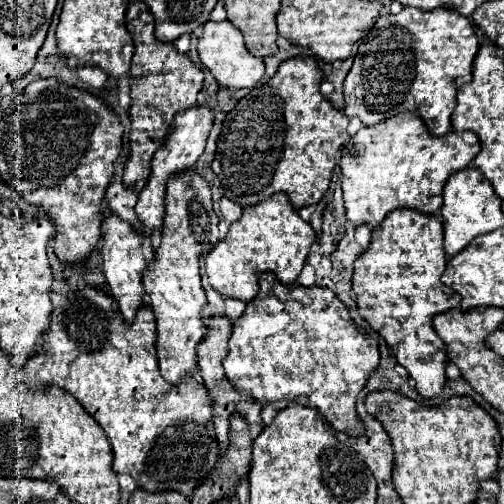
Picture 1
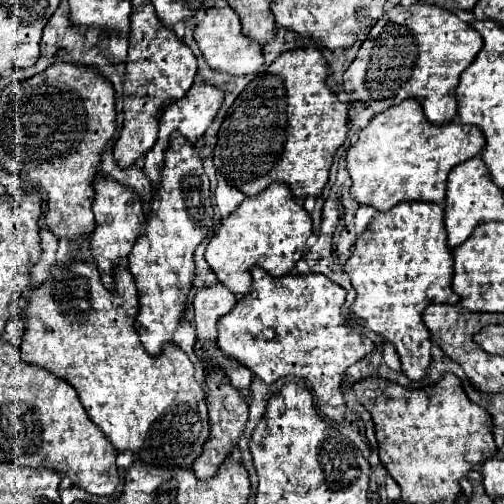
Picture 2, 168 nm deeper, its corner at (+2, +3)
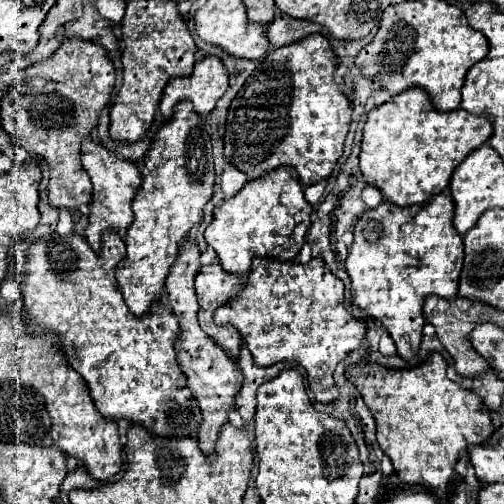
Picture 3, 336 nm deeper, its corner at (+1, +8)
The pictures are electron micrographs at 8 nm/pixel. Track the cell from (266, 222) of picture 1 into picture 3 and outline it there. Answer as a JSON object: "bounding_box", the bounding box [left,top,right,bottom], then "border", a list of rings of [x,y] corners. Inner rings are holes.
{"bounding_box":[204,166,312,276],"border":[[[282,166],[258,180],[250,180],[234,198],[222,202],[214,210],[214,220],[204,232],[204,240],[208,246],[216,250],[216,256],[226,272],[232,276],[248,276],[252,258],[276,258],[276,260],[292,260],[306,242],[306,232],[310,228],[312,206],[304,198],[304,186],[298,180],[298,174],[290,166]]]}

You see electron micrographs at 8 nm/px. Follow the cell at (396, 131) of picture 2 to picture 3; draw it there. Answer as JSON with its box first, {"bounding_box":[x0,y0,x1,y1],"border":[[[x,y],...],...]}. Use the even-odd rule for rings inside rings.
{"bounding_box":[358,88,490,206],"border":[[[410,88],[368,114],[358,156],[360,170],[366,184],[376,186],[386,202],[398,206],[422,204],[444,192],[454,168],[490,136],[490,120],[462,108],[438,112],[422,88]]]}

